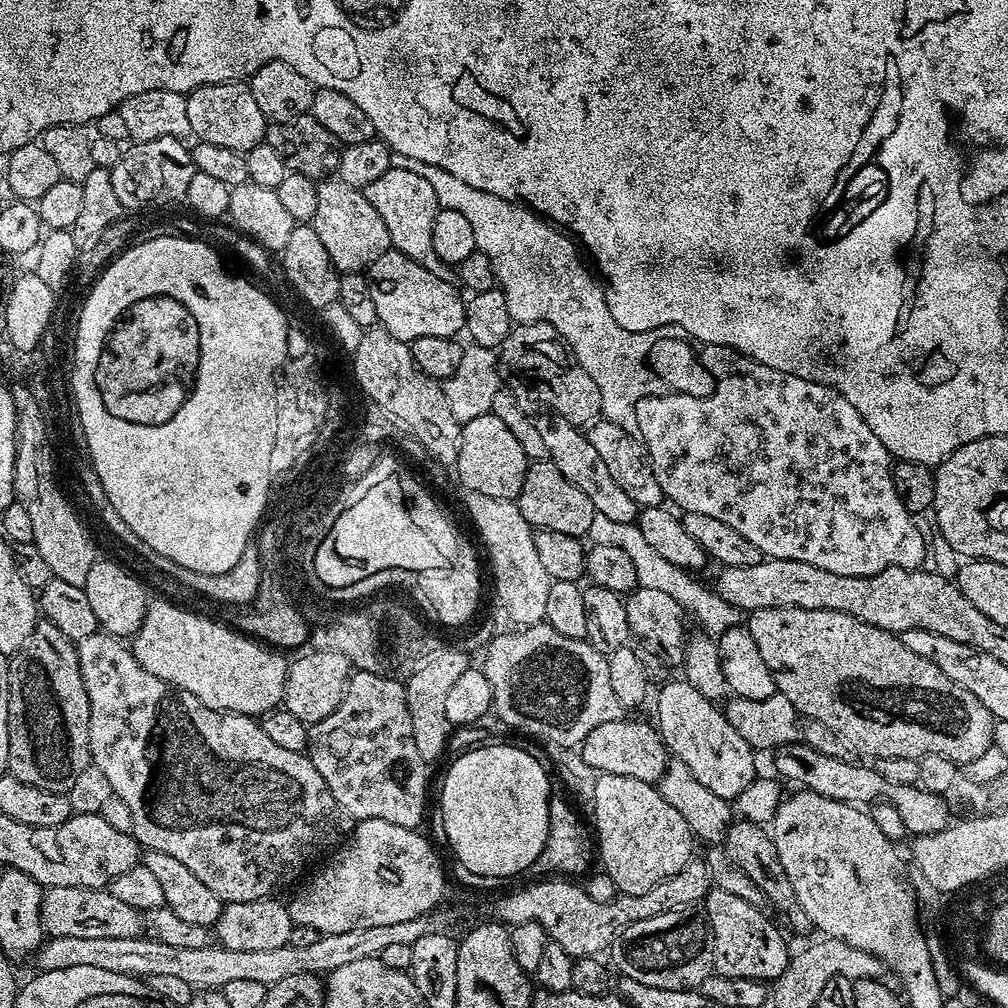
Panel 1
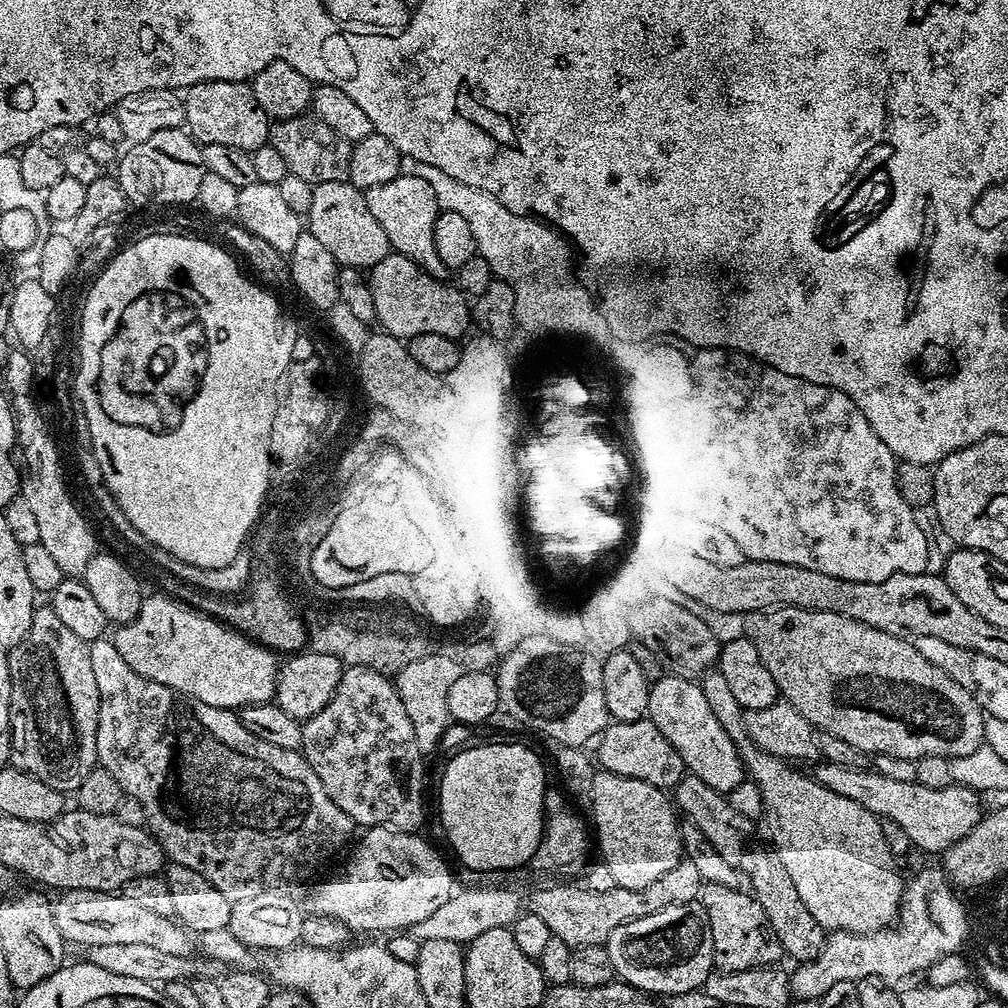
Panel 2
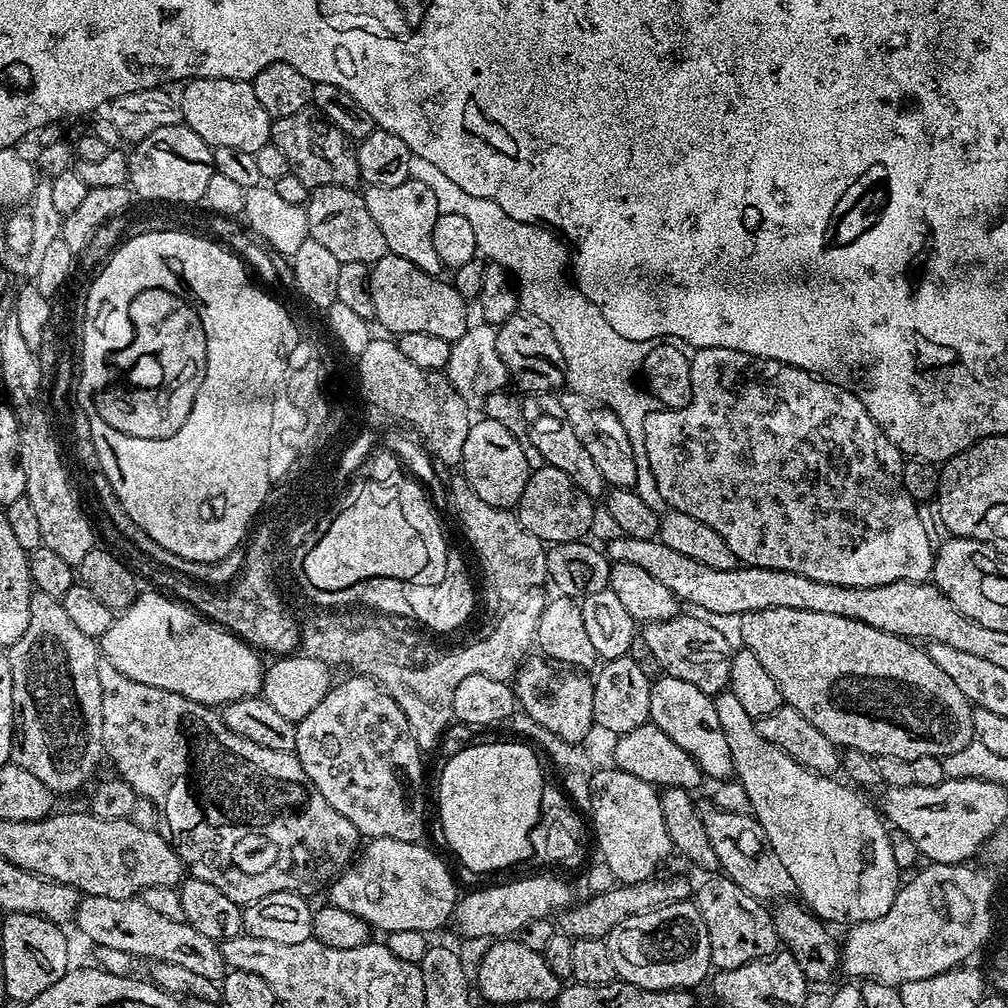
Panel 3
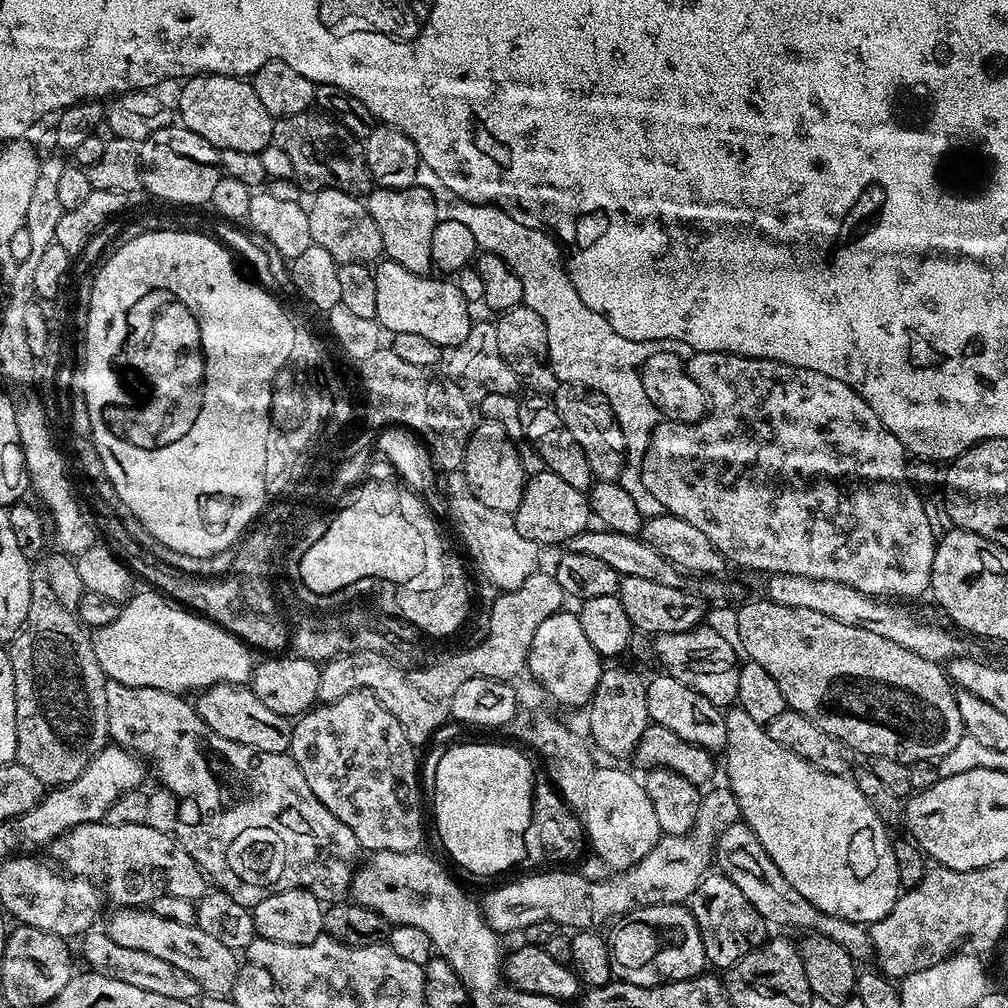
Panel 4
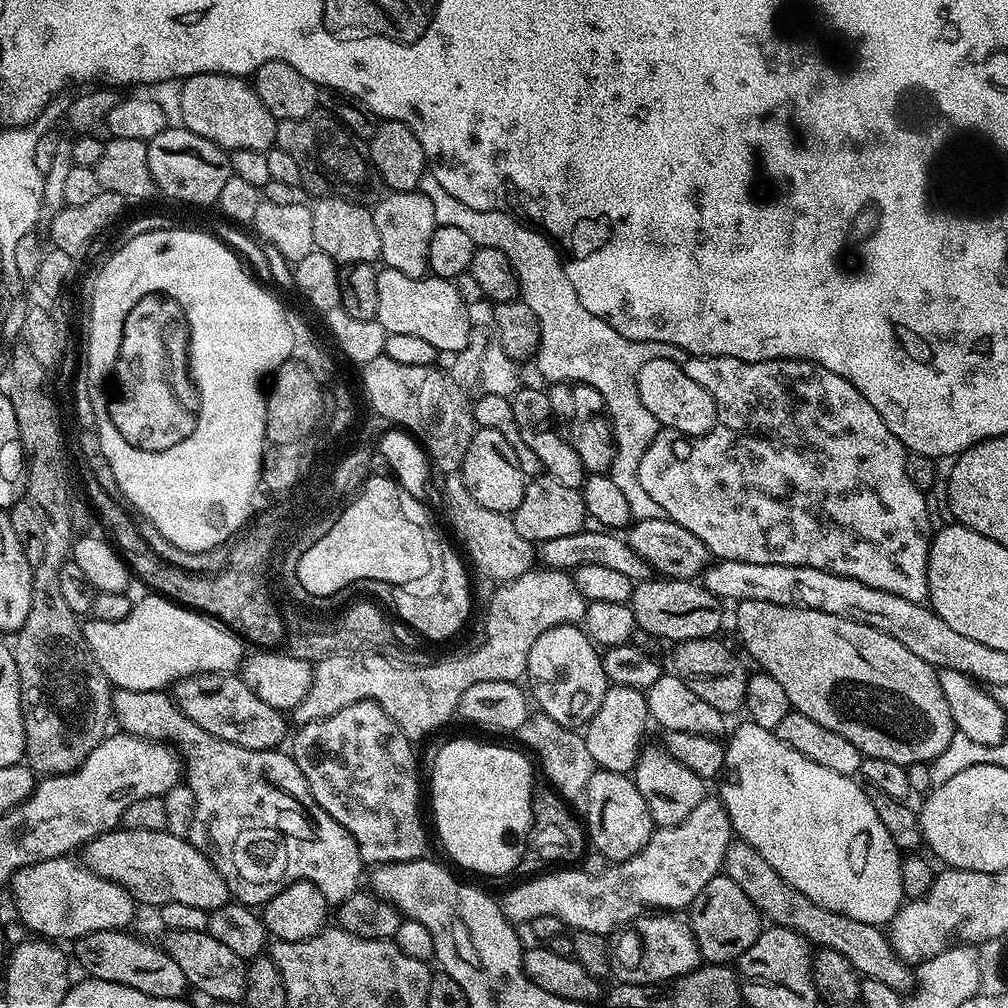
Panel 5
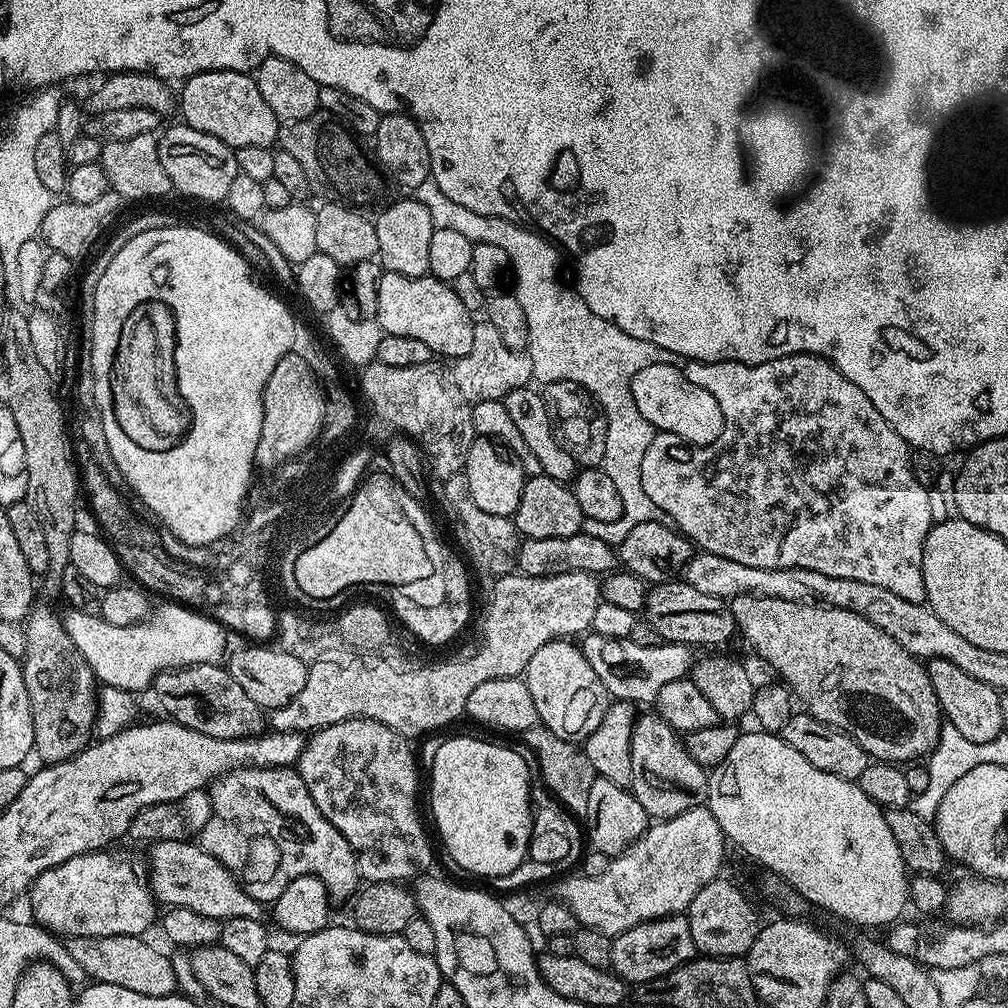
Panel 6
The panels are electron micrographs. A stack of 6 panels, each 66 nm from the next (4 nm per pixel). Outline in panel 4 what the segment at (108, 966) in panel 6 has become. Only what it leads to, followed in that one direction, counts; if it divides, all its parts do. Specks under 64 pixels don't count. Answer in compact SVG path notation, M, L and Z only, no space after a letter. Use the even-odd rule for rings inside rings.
M89 930L84 933L79 941L80 952L89 969L106 978L114 978L118 982L126 982L130 986L138 986L138 990L150 990L150 994L162 994L162 998L174 998L175 1000L195 1001L201 995L198 982L178 970L178 966L170 966L162 958L155 954L146 954L146 950L130 950L127 946L118 946L114 938L110 938L107 931Z

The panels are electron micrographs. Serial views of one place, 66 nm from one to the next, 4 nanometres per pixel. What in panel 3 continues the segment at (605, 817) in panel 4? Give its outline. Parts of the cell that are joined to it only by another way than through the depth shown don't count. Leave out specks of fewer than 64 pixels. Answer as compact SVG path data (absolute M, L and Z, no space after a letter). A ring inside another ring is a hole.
M609 766L609 768L597 767L592 778L592 803L590 805L590 811L592 811L592 820L590 816L590 828L594 833L594 844L600 847L598 852L599 859L606 862L606 866L610 866L610 870L614 870L617 881L626 884L636 884L640 880L650 880L657 875L656 872L660 868L660 863L667 858L668 855L673 855L674 849L670 834L667 833L666 818L662 814L662 802L660 801L661 793L658 791L657 785L650 782L642 782L642 778L634 778L634 774L626 774L622 769L615 766Z

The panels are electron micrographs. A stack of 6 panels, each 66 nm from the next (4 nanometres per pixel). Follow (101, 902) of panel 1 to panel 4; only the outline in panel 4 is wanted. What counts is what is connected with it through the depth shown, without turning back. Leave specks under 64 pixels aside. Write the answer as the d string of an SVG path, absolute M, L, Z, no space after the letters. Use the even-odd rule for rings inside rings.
M120 906L108 920L106 931L118 946L127 946L130 950L146 950L146 954L155 954L157 958L178 966L185 974L190 974L198 982L201 993L210 996L228 996L234 986L241 961L236 960L237 953L230 946L222 946L211 934L206 934L197 924L183 925L160 917L144 906Z

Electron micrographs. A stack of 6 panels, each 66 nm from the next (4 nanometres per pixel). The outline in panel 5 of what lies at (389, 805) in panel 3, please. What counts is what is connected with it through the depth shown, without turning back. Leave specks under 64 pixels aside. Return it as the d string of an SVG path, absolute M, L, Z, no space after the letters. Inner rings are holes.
M359 700L354 702L354 706L346 706L342 710L338 710L338 714L330 714L318 722L301 724L295 731L296 737L292 736L290 740L290 744L292 742L290 755L296 761L298 770L302 770L302 774L310 786L310 794L314 794L318 806L322 806L322 810L326 810L326 814L330 814L330 818L334 818L334 822L338 822L351 834L360 851L361 861L365 865L379 866L410 862L421 859L425 855L424 824L420 821L420 780L416 777L416 756L412 753L414 744L413 741L406 738L406 734L402 734L402 730L394 722L394 718L390 718L390 714L386 714L386 710L382 710L382 706L378 706L373 700Z

